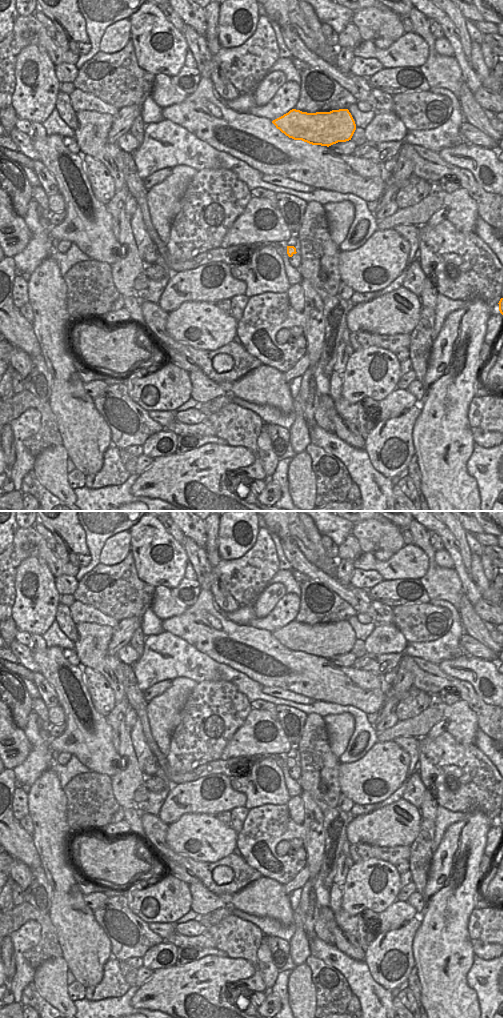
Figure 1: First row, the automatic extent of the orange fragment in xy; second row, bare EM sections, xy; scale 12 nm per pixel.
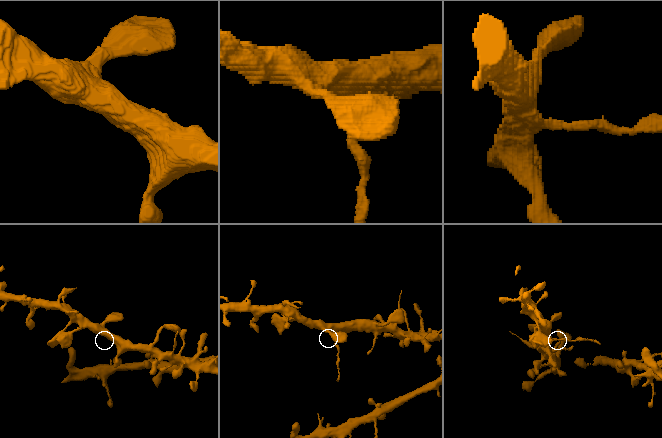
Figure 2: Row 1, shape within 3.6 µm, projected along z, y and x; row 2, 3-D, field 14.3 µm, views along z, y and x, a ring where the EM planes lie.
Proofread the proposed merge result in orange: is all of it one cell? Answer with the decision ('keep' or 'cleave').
cleave

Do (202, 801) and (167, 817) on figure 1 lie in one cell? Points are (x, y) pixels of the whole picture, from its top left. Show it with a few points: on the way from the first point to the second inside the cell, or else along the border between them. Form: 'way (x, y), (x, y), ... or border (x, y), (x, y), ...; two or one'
way (193, 801), (185, 808), (176, 808); one

